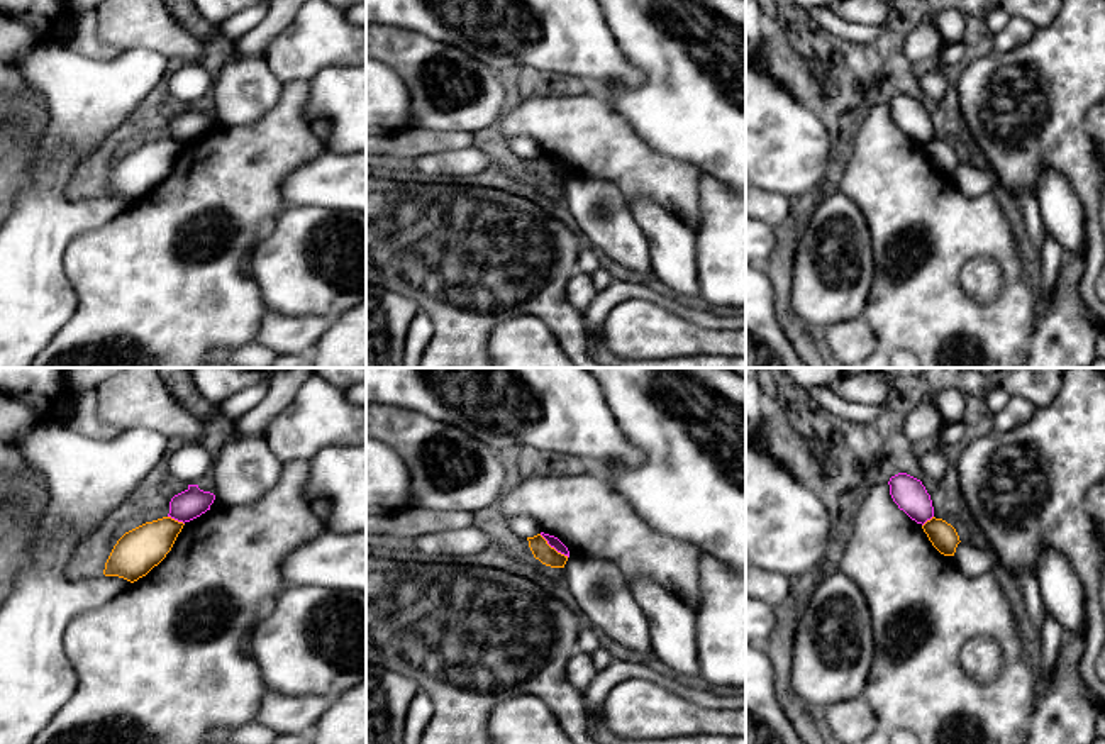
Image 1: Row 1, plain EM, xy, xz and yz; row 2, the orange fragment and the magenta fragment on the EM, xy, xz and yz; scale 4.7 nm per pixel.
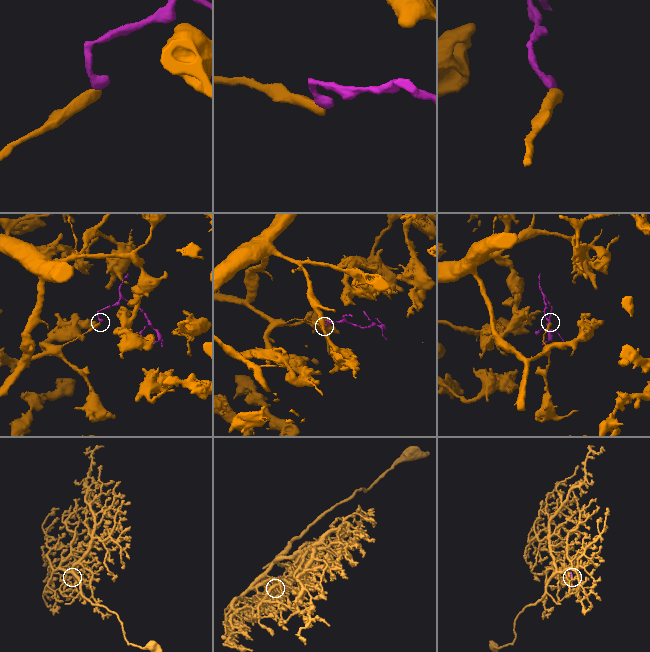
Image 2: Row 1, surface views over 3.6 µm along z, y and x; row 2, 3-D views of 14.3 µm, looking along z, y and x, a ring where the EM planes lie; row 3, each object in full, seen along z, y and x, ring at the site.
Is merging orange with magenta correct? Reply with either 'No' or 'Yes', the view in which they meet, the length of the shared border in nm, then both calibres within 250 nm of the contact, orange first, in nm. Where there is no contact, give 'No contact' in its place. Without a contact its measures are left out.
No. Touches orange in xz. Shared border 180 nm. Thickness 90 nm (orange) against 50 nm

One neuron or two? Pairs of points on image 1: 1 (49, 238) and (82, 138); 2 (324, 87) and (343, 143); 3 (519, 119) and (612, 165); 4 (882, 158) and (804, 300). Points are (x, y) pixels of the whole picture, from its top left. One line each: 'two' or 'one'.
1: one
2: one
3: one
4: two

